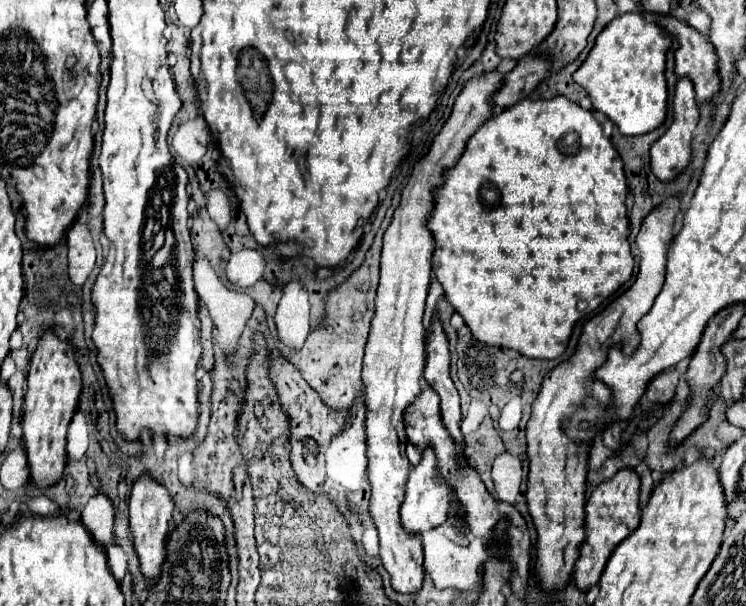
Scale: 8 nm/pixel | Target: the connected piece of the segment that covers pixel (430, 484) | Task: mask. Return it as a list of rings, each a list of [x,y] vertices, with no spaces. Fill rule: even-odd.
[[[426,448],[426,452],[422,452],[420,462],[412,466],[408,474],[406,496],[400,508],[402,526],[406,532],[412,534],[420,534],[428,528],[436,528],[446,522],[448,508],[450,508],[450,488],[446,488],[446,480],[442,480],[442,472],[438,472],[438,460],[434,456],[434,450]]]

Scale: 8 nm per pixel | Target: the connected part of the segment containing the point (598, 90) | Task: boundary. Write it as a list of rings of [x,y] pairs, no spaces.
[[[636,12],[618,14],[596,38],[594,48],[590,50],[588,58],[582,62],[582,66],[574,72],[574,80],[588,92],[592,106],[600,112],[604,112],[622,134],[636,136],[646,134],[654,128],[658,128],[666,118],[666,78],[664,78],[664,62],[666,62],[666,50],[670,48],[672,38],[666,28],[662,28],[656,22],[650,22],[642,18]]]

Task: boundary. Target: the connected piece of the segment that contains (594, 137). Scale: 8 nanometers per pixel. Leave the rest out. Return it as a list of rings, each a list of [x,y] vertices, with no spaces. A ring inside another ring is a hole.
[[[554,96],[550,100],[530,100],[524,98],[518,104],[500,110],[492,118],[488,118],[466,142],[466,150],[460,160],[444,170],[442,186],[434,188],[434,208],[428,218],[428,230],[434,238],[434,254],[432,254],[432,270],[438,282],[444,288],[446,300],[456,308],[456,312],[464,318],[472,334],[486,344],[510,348],[528,358],[554,360],[564,354],[572,328],[582,316],[600,306],[608,296],[612,296],[630,276],[634,268],[634,258],[628,246],[628,208],[626,208],[626,176],[622,168],[622,158],[614,150],[612,142],[604,138],[602,126],[594,120],[592,112],[580,108],[576,102],[566,96]]]

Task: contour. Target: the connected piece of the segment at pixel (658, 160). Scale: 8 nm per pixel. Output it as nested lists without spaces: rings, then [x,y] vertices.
[[[678,78],[672,108],[674,108],[674,120],[672,120],[670,128],[666,130],[664,136],[660,136],[654,142],[654,146],[650,150],[650,156],[652,156],[652,172],[660,180],[672,180],[674,176],[678,176],[688,166],[690,156],[692,156],[690,142],[692,142],[692,134],[694,134],[694,128],[698,124],[700,114],[698,114],[698,104],[696,104],[696,98],[694,98],[694,86],[692,86],[690,78]]]

